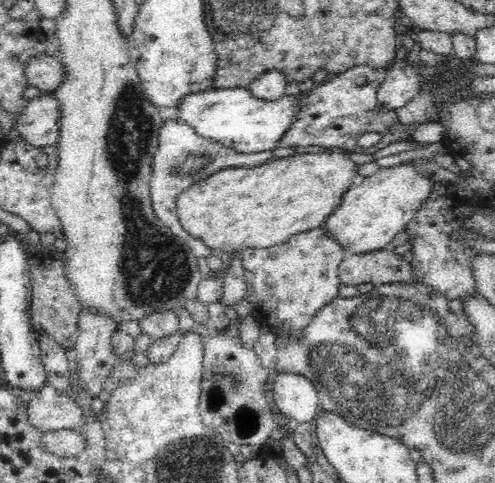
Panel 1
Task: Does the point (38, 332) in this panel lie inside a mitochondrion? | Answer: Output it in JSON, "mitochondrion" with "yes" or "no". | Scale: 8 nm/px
{"mitochondrion":"no"}

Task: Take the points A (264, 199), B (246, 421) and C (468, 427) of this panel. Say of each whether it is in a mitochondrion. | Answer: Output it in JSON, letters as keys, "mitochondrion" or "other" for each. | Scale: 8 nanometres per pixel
{"A":"other","B":"mitochondrion","C":"mitochondrion"}

